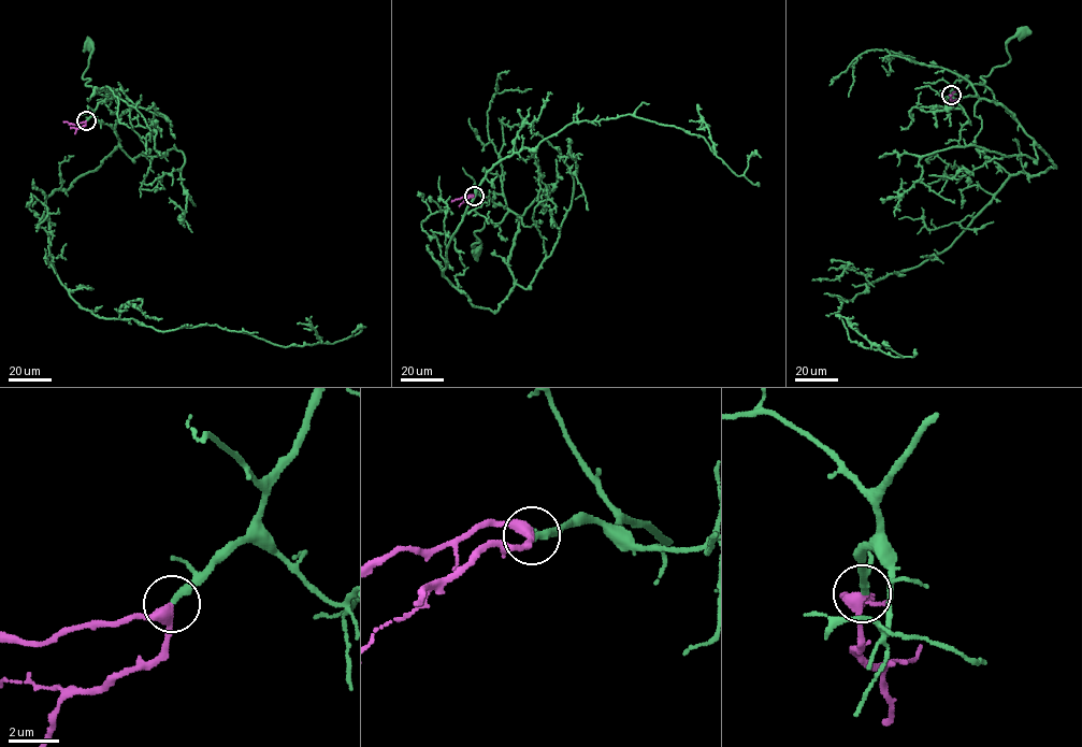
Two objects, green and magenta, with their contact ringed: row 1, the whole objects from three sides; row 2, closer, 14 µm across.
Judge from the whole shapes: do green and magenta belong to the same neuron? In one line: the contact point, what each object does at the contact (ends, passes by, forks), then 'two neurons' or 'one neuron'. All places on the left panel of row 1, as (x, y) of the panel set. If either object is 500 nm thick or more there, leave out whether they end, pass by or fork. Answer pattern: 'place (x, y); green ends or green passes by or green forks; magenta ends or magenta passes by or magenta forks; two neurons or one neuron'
place (86, 120); green ends; magenta passes by; one neuron

